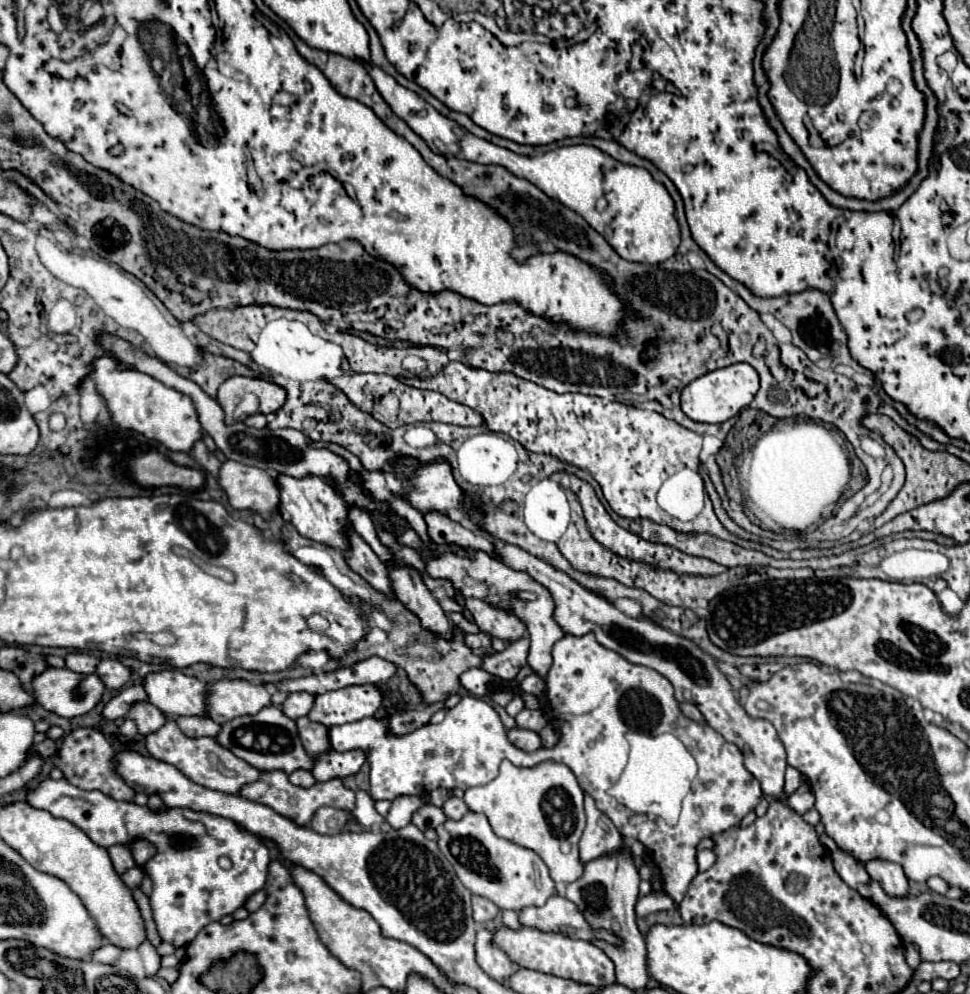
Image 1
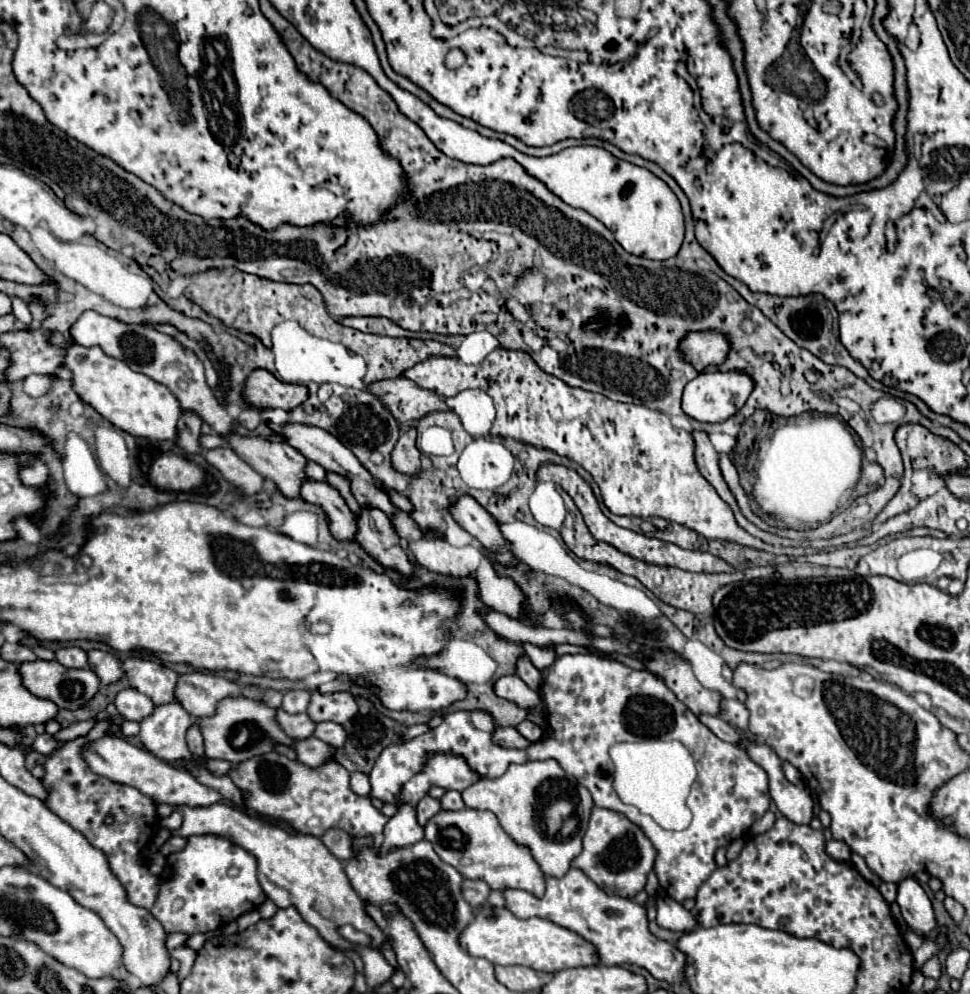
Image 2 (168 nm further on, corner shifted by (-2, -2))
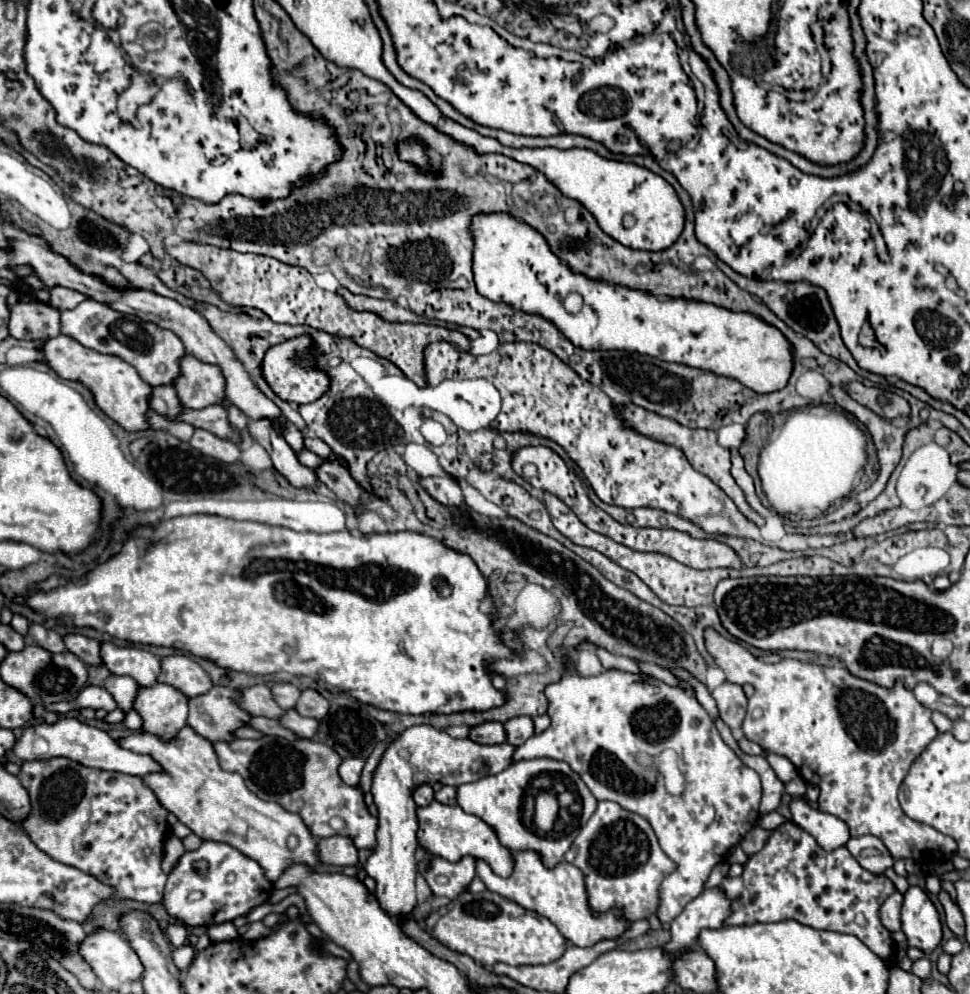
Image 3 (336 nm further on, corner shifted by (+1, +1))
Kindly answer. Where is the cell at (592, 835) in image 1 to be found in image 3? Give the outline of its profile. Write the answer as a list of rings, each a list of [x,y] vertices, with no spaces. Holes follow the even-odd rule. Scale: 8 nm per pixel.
[[[612,800],[598,802],[596,812],[566,852],[566,862],[582,870],[592,914],[598,916],[616,908],[620,918],[628,922],[648,920],[658,912],[660,884],[674,872],[674,862],[662,852],[650,822]]]

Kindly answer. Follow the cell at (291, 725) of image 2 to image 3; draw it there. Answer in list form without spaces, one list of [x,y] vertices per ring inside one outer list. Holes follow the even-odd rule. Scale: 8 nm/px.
[[[264,684],[248,686],[238,692],[240,692],[240,698],[236,700],[236,704],[254,716],[266,716],[266,718],[278,720],[284,714],[284,710],[272,700],[270,688]]]

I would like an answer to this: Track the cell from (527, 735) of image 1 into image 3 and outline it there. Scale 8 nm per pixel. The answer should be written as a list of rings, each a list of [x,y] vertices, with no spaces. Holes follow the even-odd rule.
[[[486,722],[480,726],[472,726],[468,738],[478,744],[502,744],[506,742],[506,732],[500,722]]]

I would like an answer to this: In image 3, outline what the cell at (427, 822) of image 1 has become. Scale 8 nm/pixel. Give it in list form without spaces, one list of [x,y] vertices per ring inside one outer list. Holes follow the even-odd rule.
[[[422,784],[414,790],[414,802],[418,806],[428,806],[432,800],[434,800],[434,790],[430,784]]]

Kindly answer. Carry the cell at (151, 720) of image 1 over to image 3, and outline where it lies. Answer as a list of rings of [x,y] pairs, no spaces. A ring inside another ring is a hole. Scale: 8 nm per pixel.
[[[112,674],[104,680],[104,688],[114,696],[114,700],[118,702],[118,706],[122,710],[132,710],[134,698],[136,698],[136,692],[138,692],[138,684],[136,684],[134,678]]]

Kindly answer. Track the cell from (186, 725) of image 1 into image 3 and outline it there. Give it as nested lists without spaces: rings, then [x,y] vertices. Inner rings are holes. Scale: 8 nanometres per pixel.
[[[184,726],[168,742],[158,742],[158,736],[150,732],[134,732],[118,738],[118,744],[132,752],[148,754],[162,764],[162,772],[150,772],[150,776],[142,776],[142,782],[158,796],[168,812],[200,838],[230,844],[252,860],[258,860],[266,870],[268,880],[274,882],[292,862],[306,862],[310,866],[318,864],[316,836],[310,834],[302,818],[286,812],[280,804],[258,798],[246,788],[240,774],[222,770],[212,742],[198,736],[190,726]],[[292,836],[296,836],[296,844],[290,850]]]

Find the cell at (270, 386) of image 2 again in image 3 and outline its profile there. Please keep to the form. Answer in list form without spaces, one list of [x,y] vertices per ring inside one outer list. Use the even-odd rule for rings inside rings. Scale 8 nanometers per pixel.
[[[306,334],[272,346],[264,356],[264,376],[282,400],[296,402],[298,406],[318,400],[330,388],[330,376],[322,368],[318,368],[316,356],[312,356],[312,338]]]

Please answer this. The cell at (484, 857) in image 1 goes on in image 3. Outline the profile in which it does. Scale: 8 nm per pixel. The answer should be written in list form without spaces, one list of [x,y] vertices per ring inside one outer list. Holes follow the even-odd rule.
[[[432,800],[428,806],[418,806],[416,814],[418,814],[418,824],[420,824],[418,842],[432,854],[436,854],[444,860],[450,860],[450,862],[456,862],[462,856],[474,856],[474,858],[486,860],[490,864],[490,868],[502,878],[508,878],[512,874],[514,858],[512,858],[510,850],[498,842],[496,832],[478,816],[464,812],[460,806],[438,804],[436,800]]]

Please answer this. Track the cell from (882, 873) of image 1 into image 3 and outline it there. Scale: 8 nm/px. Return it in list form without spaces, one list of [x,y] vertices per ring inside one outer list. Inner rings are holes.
[[[910,886],[904,894],[902,932],[906,934],[908,946],[922,950],[926,956],[936,950],[942,940],[942,924],[938,910],[930,902],[926,892],[918,886]]]

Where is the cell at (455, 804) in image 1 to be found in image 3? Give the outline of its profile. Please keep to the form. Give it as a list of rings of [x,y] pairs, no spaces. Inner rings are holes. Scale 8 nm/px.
[[[442,786],[442,788],[434,794],[434,798],[436,798],[438,802],[442,802],[442,804],[456,804],[456,788],[454,788],[454,786]]]

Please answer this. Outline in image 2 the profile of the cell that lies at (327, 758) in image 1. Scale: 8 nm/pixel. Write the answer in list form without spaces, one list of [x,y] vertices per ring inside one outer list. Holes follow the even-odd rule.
[[[309,737],[309,739],[303,739],[303,741],[295,741],[293,749],[297,751],[299,761],[305,763],[307,767],[321,767],[321,763],[327,763],[335,755],[333,747],[329,747],[327,743],[321,743],[315,737]]]

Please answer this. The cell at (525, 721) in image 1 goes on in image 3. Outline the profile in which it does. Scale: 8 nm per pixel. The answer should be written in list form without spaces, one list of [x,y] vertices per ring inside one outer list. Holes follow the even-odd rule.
[[[516,716],[514,720],[504,722],[504,730],[506,730],[506,742],[512,746],[520,746],[534,734],[534,724],[532,718],[528,716]]]

